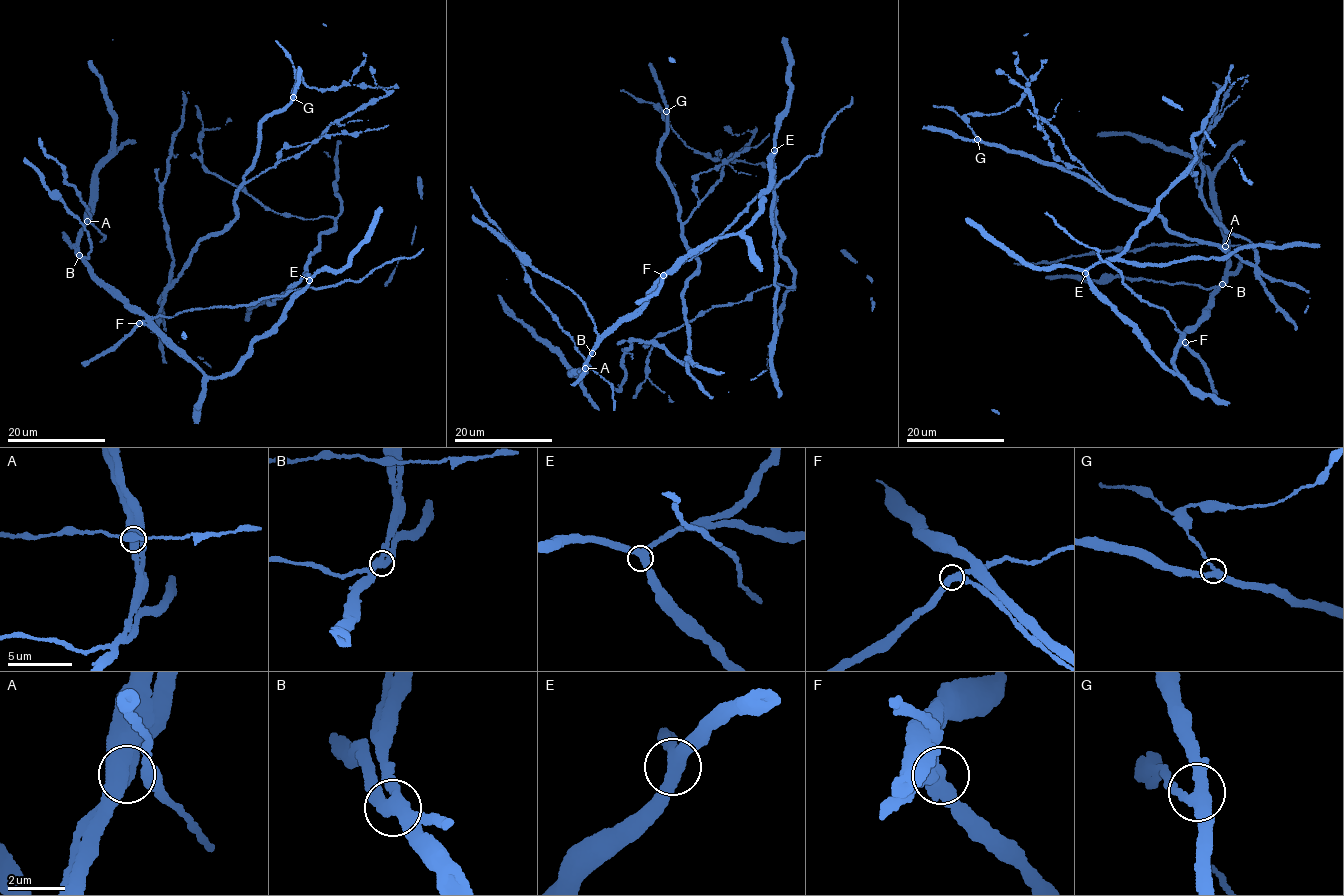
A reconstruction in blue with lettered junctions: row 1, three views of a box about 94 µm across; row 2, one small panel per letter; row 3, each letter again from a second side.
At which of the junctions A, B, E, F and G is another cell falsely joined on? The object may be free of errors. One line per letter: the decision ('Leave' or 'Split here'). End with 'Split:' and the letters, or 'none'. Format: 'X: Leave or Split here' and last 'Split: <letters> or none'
A: Leave
B: Leave
E: Leave
F: Split here
G: Leave
Split: F

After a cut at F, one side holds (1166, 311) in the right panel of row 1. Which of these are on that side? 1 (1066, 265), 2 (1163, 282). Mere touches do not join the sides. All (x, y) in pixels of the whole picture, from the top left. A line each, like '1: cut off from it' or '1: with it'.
1: cut off from it
2: cut off from it

